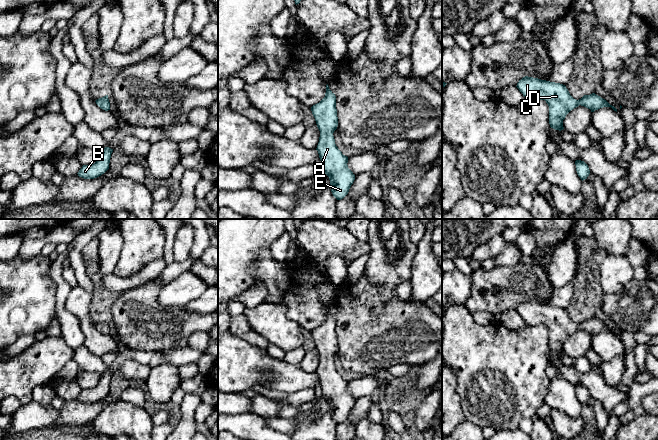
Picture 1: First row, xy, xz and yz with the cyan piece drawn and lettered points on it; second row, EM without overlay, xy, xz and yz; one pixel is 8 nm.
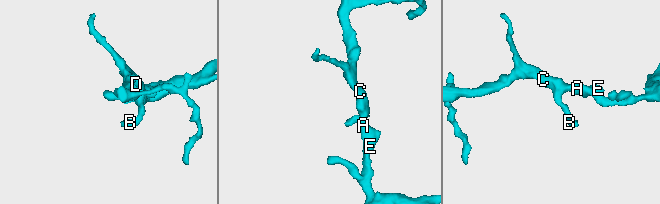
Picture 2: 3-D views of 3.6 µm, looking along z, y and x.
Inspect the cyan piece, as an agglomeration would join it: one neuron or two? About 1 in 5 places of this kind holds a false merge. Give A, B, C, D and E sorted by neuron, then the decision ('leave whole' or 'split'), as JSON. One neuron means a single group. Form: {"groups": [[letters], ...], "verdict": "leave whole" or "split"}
{"groups": [["A", "B", "C", "D", "E"]], "verdict": "leave whole"}

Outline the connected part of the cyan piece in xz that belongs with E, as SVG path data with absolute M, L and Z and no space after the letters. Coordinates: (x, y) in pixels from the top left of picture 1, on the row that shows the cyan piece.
M328 84L325 97L313 105L311 111L320 131L316 150L322 162L322 171L329 177L333 196L341 200L348 194L355 175L348 168L348 157L343 155L335 144L333 133L338 126L336 96Z

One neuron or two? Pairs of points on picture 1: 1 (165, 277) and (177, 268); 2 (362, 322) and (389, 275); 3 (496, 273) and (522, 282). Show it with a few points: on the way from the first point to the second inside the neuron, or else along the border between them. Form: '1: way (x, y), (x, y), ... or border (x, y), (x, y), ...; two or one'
1: way (168, 274), (174, 269); one
2: border (365, 273), (383, 300), (394, 294); two
3: way (502, 279), (505, 282), (516, 282); one

